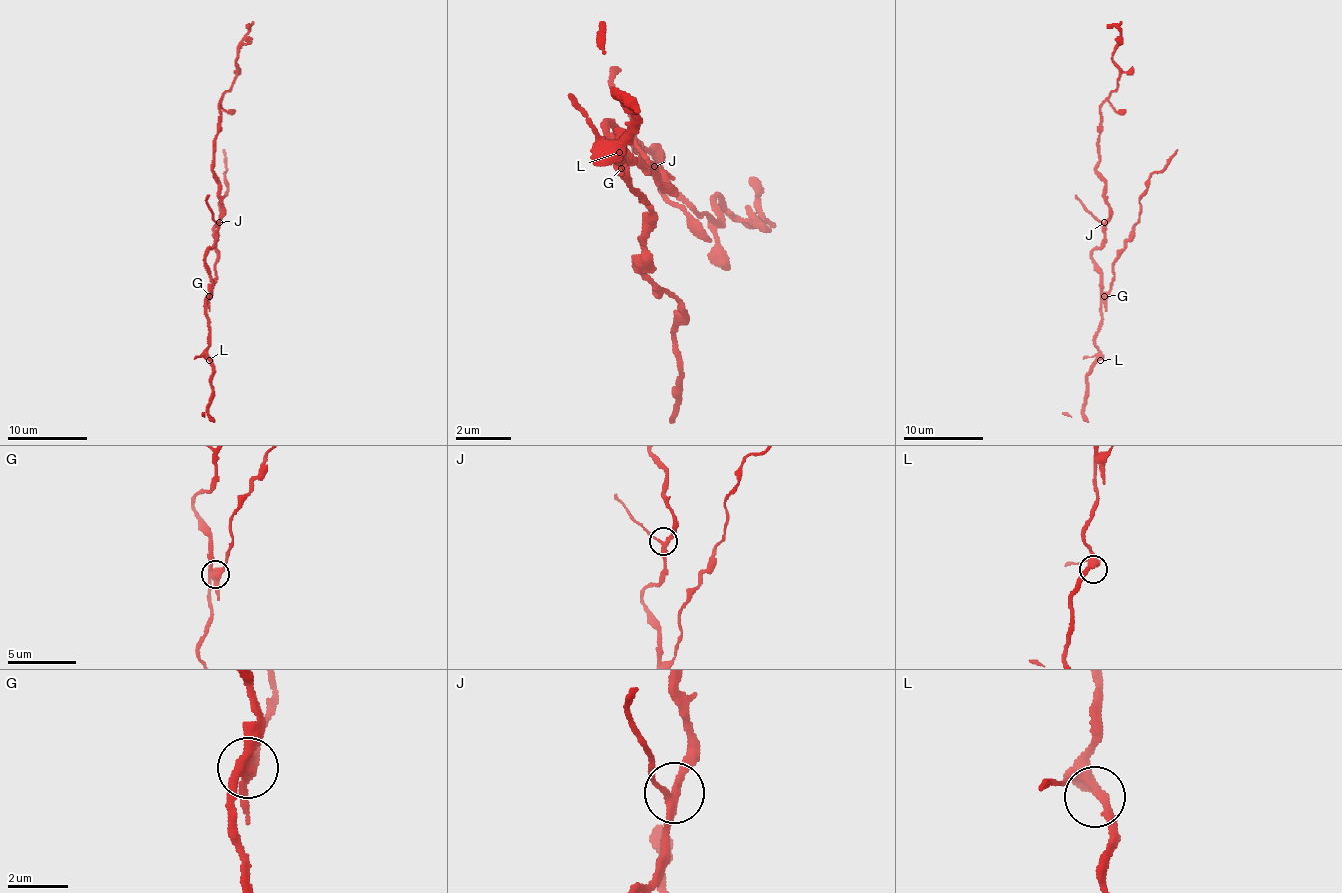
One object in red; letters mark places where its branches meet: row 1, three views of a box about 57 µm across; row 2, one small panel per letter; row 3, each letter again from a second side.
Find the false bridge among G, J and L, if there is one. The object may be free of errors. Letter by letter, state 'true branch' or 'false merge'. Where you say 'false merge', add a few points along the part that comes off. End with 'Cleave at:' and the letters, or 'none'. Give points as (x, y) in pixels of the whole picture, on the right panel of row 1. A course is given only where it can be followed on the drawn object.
G: false merge; course (1104, 296), (1114, 276), (1118, 252), (1139, 217), (1139, 201), (1145, 183), (1153, 173), (1163, 169), (1177, 149)
J: true branch
L: true branch
Cleave at: G

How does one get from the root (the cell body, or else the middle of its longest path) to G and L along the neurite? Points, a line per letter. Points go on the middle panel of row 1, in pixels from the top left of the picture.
G: (647, 166), (605, 124), (605, 131), (626, 152), (619, 159), (619, 166)
L: (647, 166), (605, 124), (626, 152), (612, 152), (619, 159), (619, 145), (626, 138), (612, 145), (619, 152)

